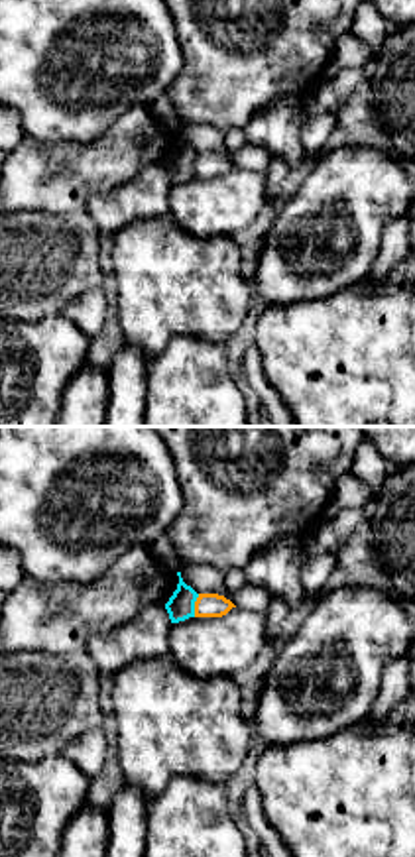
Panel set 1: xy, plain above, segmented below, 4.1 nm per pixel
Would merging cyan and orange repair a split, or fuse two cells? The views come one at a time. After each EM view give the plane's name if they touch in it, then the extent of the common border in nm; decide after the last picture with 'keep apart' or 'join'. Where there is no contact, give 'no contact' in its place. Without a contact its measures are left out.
xy | 100 nm

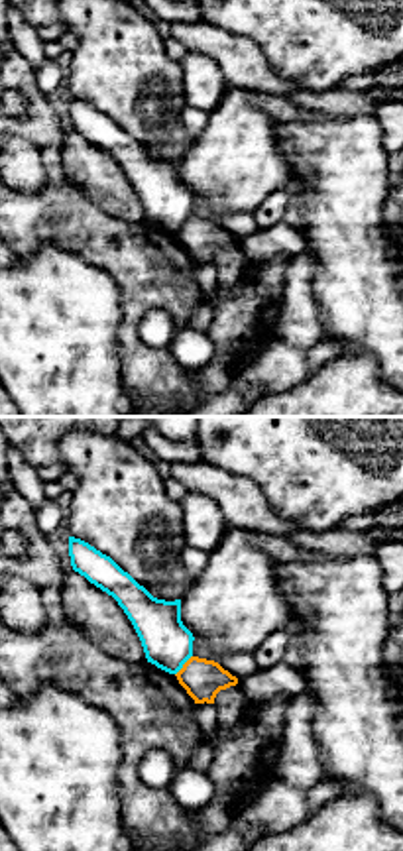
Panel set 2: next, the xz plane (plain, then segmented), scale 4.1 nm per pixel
xz | 110 nm

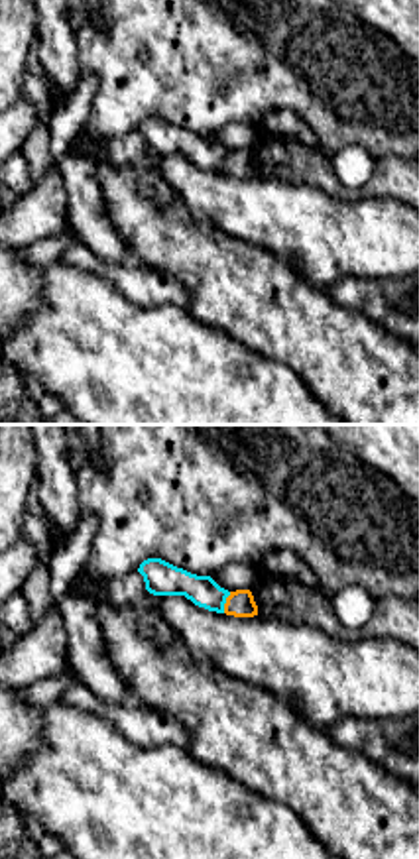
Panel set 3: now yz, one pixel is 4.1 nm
yz | 90 nm

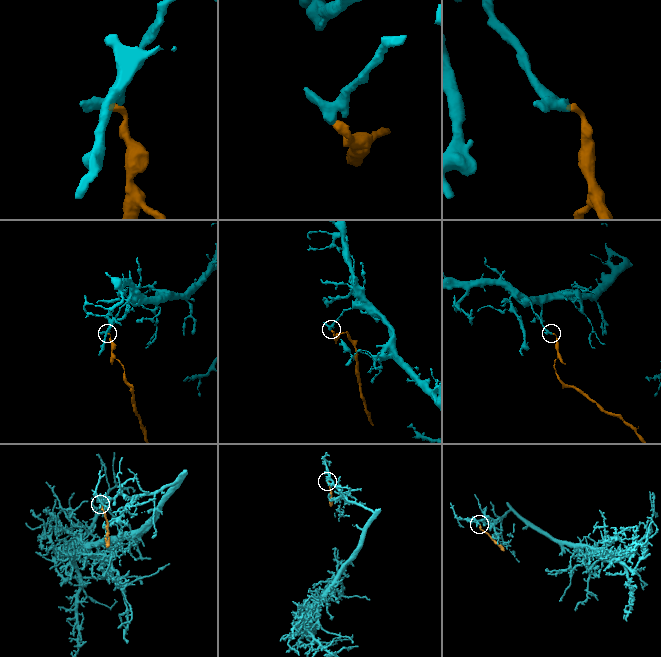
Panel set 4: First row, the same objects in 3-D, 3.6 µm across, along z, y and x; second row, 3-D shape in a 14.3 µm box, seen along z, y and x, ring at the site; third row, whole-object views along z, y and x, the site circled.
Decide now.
keep apart

